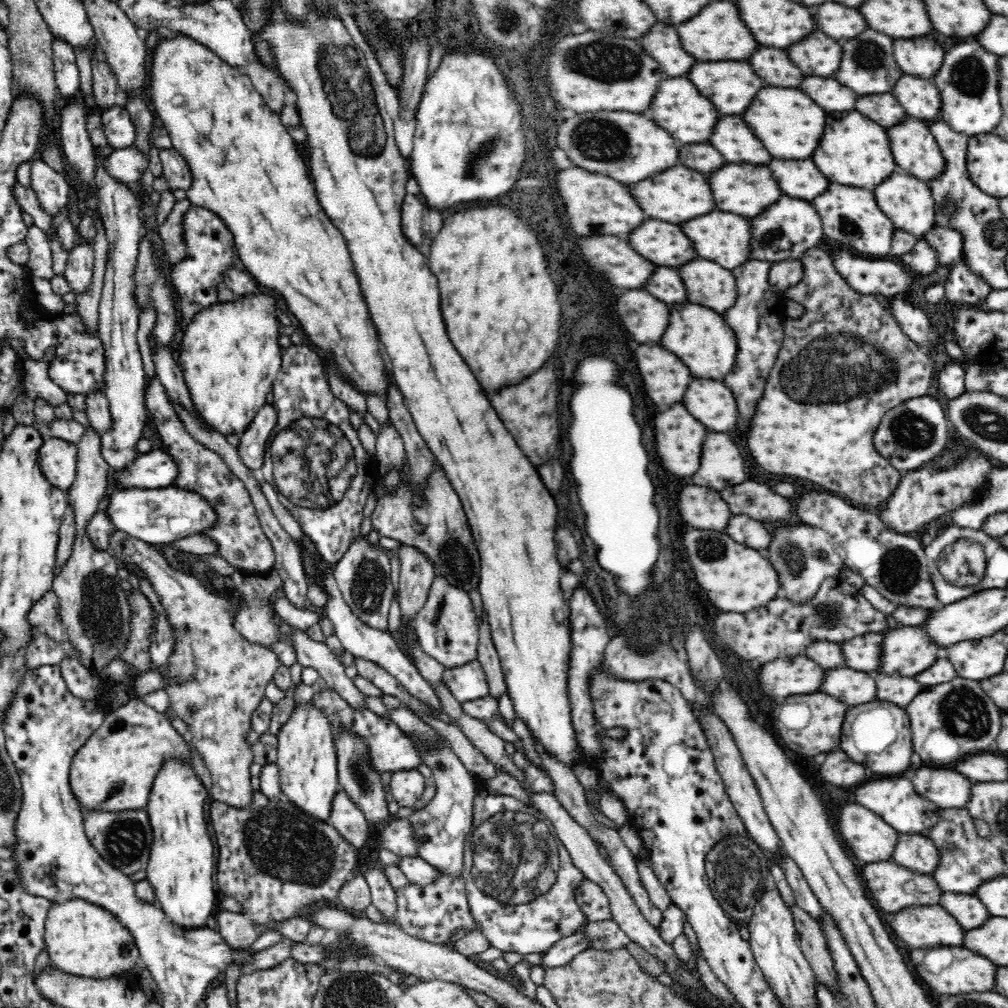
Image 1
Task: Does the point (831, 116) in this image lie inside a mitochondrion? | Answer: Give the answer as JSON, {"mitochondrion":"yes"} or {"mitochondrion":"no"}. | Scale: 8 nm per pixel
{"mitochondrion":"no"}

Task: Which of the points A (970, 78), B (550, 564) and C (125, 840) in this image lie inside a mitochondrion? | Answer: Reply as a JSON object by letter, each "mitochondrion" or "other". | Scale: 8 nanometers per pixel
{"A":"mitochondrion","B":"other","C":"mitochondrion"}

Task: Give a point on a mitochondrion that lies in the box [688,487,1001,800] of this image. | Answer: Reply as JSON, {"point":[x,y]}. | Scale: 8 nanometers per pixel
{"point":[962,710]}

